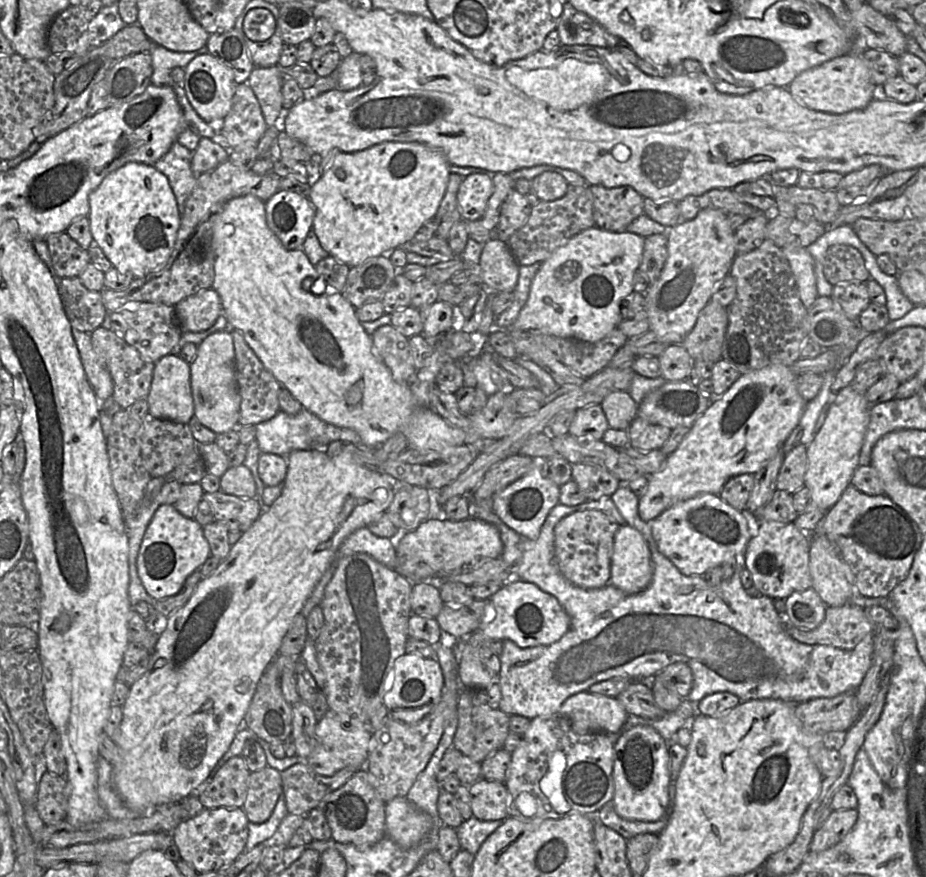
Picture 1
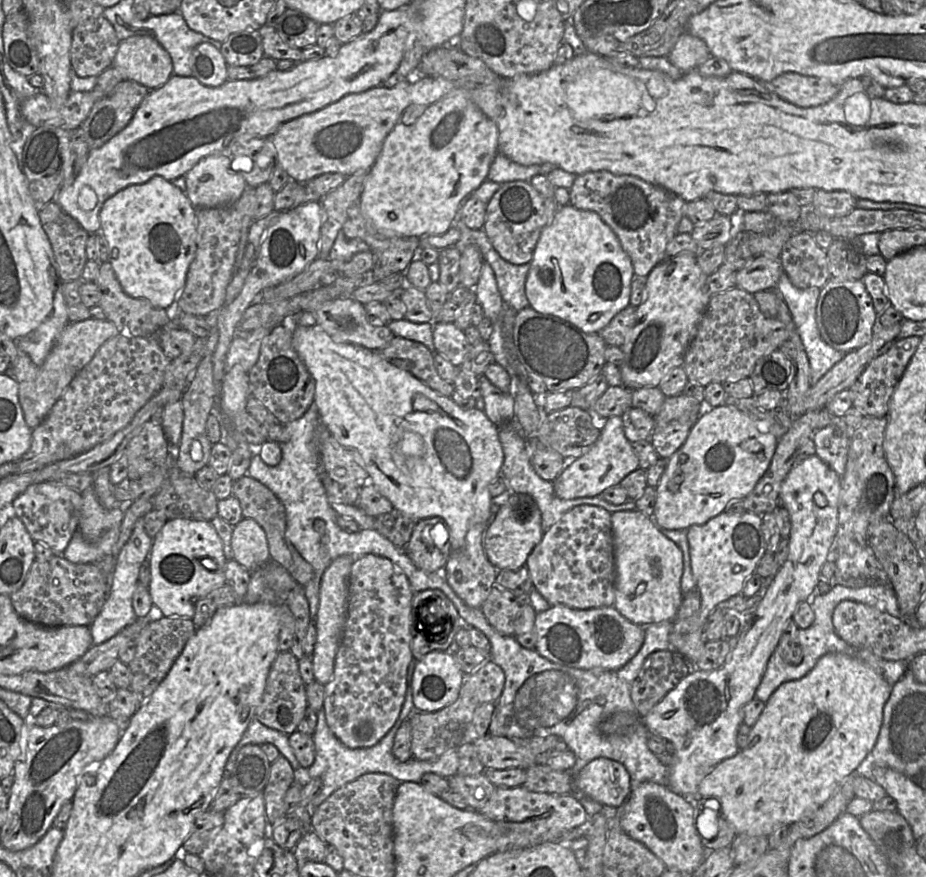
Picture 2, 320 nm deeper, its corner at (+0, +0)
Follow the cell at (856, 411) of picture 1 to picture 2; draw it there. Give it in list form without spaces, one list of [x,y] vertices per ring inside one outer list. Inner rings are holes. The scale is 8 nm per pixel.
[[[816,454],[800,463],[793,465],[784,479],[780,490],[780,505],[786,508],[791,521],[789,536],[789,554],[776,575],[771,578],[771,585],[753,615],[746,615],[745,628],[737,636],[737,644],[728,654],[724,665],[712,671],[695,669],[671,690],[650,712],[644,716],[617,713],[602,724],[604,734],[613,734],[628,728],[632,723],[641,719],[648,731],[660,735],[671,741],[676,748],[674,763],[669,767],[668,785],[674,793],[686,798],[693,805],[698,798],[698,787],[701,781],[710,774],[723,760],[734,757],[740,748],[737,744],[737,735],[743,723],[743,708],[755,698],[767,663],[779,644],[780,638],[798,605],[807,601],[808,596],[820,581],[822,566],[832,559],[834,552],[833,542],[838,527],[838,509],[841,493],[841,478]]]

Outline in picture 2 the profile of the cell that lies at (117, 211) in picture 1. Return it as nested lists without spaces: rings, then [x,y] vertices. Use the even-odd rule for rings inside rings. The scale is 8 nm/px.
[[[154,176],[143,184],[128,186],[108,198],[99,213],[100,230],[107,241],[108,261],[124,290],[133,297],[144,299],[156,308],[174,313],[178,295],[183,289],[190,264],[197,250],[196,208],[186,193],[171,181]]]

